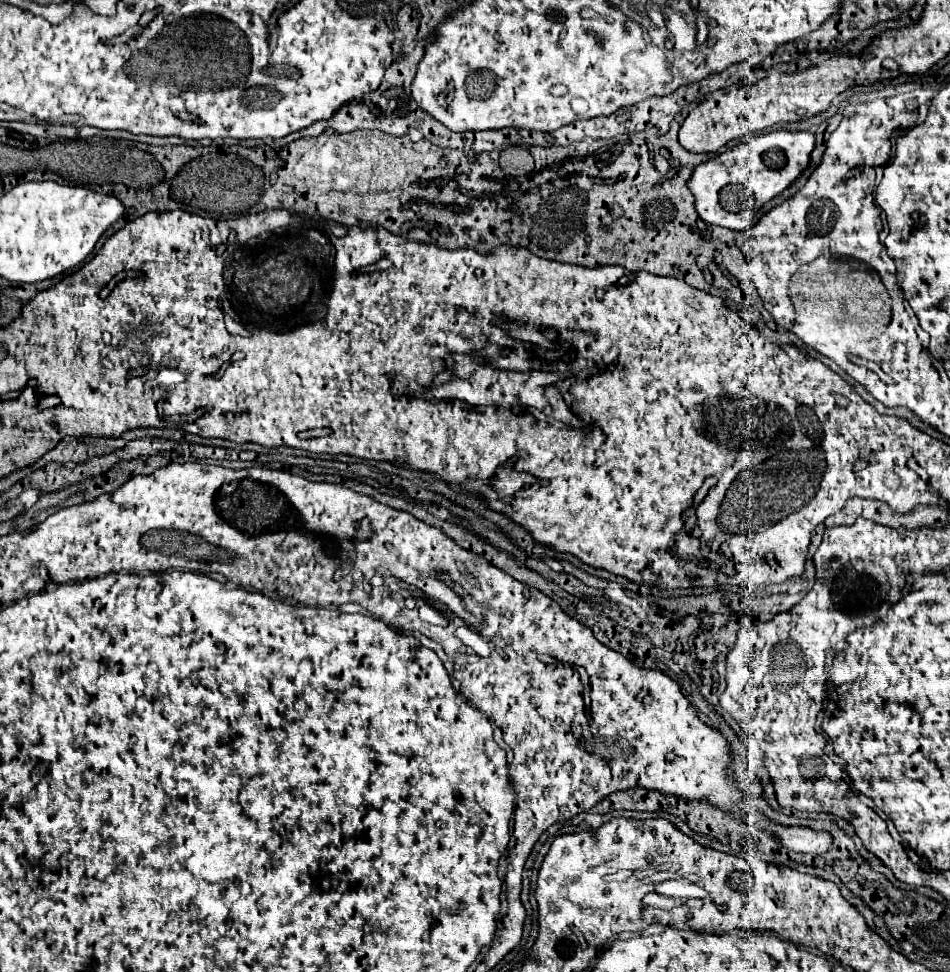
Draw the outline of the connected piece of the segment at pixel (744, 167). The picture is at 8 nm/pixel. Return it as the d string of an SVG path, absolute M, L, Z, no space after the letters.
M771 131L697 165L687 187L695 197L699 217L705 223L735 231L751 229L753 219L763 203L787 189L809 165L813 147L815 137L811 131Z

